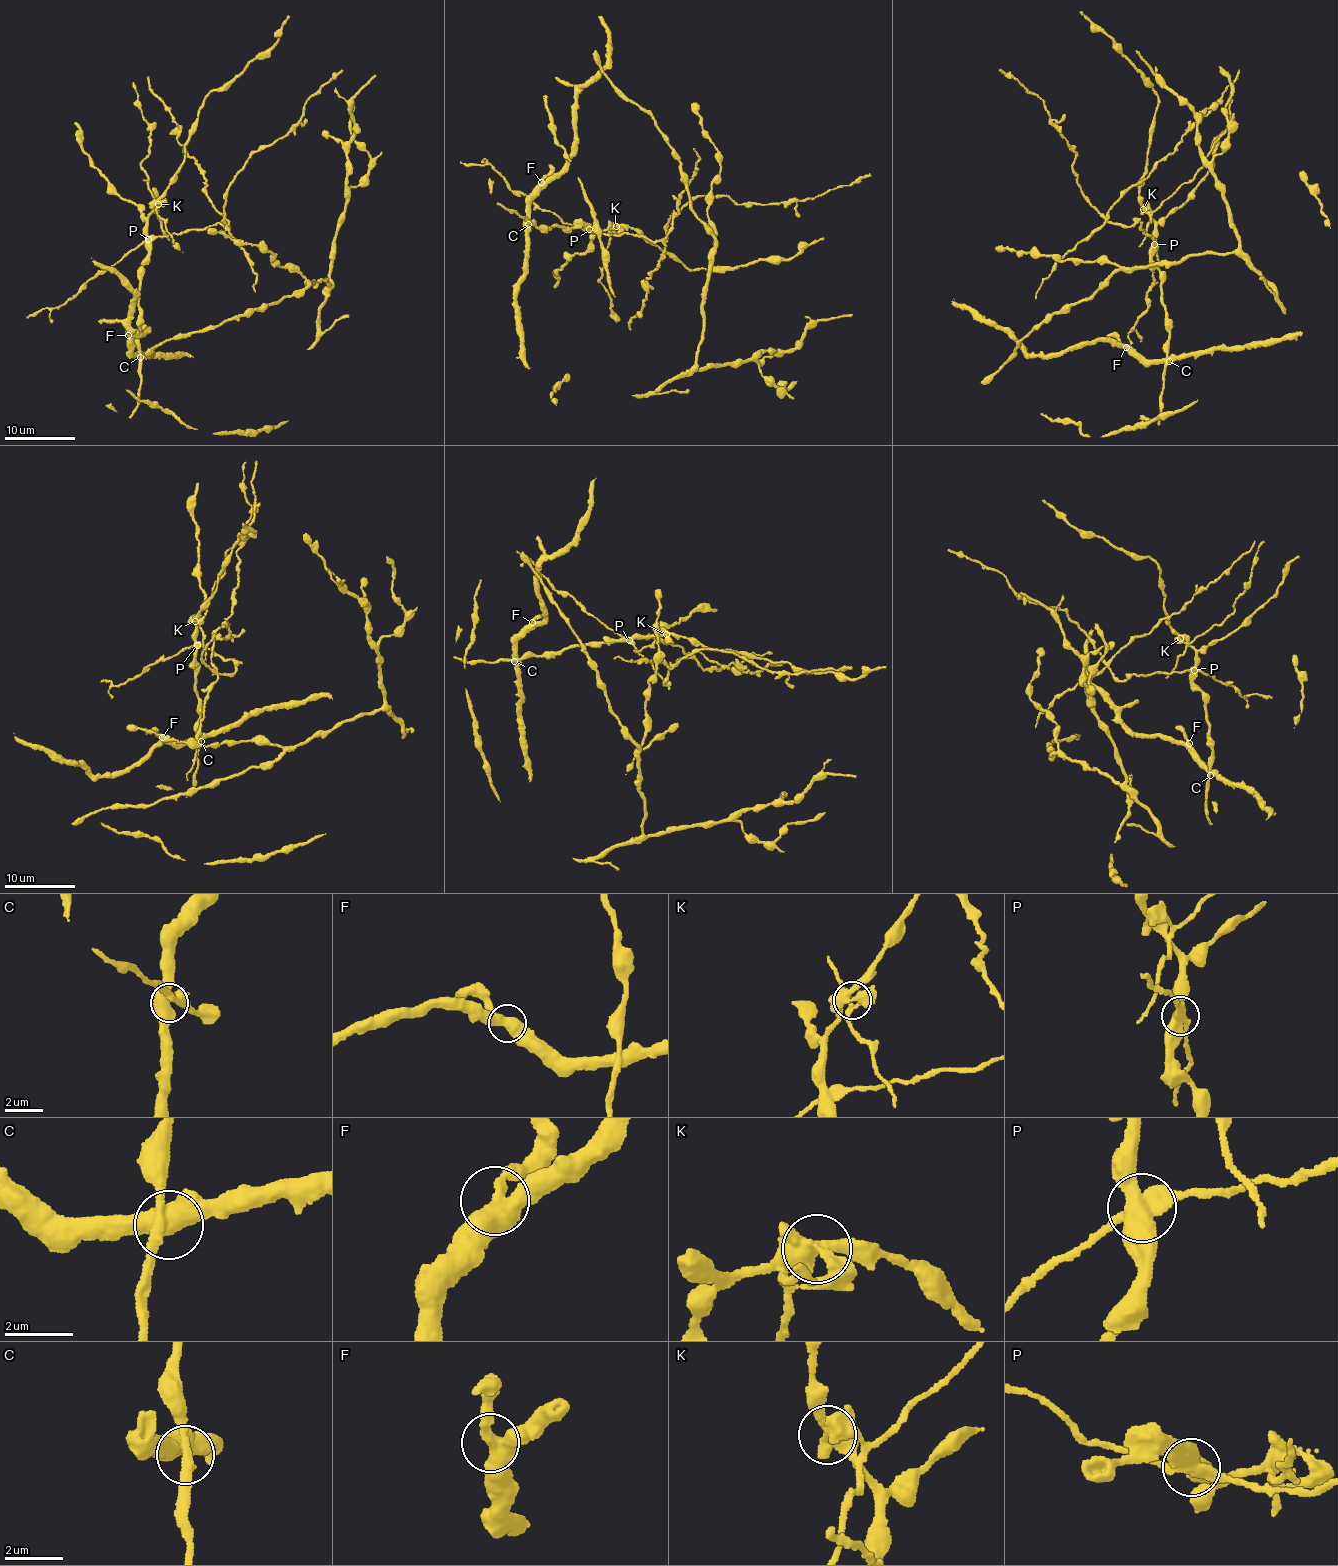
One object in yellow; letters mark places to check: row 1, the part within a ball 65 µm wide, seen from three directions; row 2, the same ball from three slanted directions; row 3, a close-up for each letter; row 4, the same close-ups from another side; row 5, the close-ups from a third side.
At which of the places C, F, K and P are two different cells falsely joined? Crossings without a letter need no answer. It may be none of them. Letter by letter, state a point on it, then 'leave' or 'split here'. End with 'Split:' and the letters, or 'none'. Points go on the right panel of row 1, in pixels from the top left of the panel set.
C: place (1169, 361); leave
F: place (1126, 347); leave
K: place (1143, 209); split here
P: place (1154, 244); split here
Split: K, P

